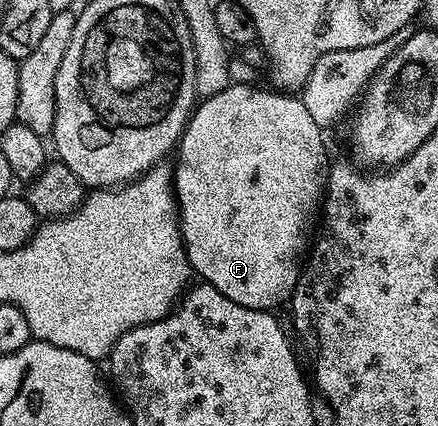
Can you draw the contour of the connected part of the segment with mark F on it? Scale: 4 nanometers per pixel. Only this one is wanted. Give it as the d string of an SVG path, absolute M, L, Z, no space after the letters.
M230 83L226 89L215 95L204 98L189 115L189 121L181 132L181 140L177 142L175 158L177 165L173 170L173 192L177 195L177 216L181 218L181 238L185 244L185 254L189 260L189 268L197 273L202 282L215 291L227 295L231 303L239 303L243 307L276 310L276 305L284 306L293 296L293 289L297 286L303 262L307 257L307 250L311 245L311 238L315 233L315 226L319 221L319 210L323 205L323 194L327 189L327 164L325 165L325 137L323 128L311 119L310 112L304 106L302 98L290 95L285 91L274 91L272 88L260 89L261 85Z

